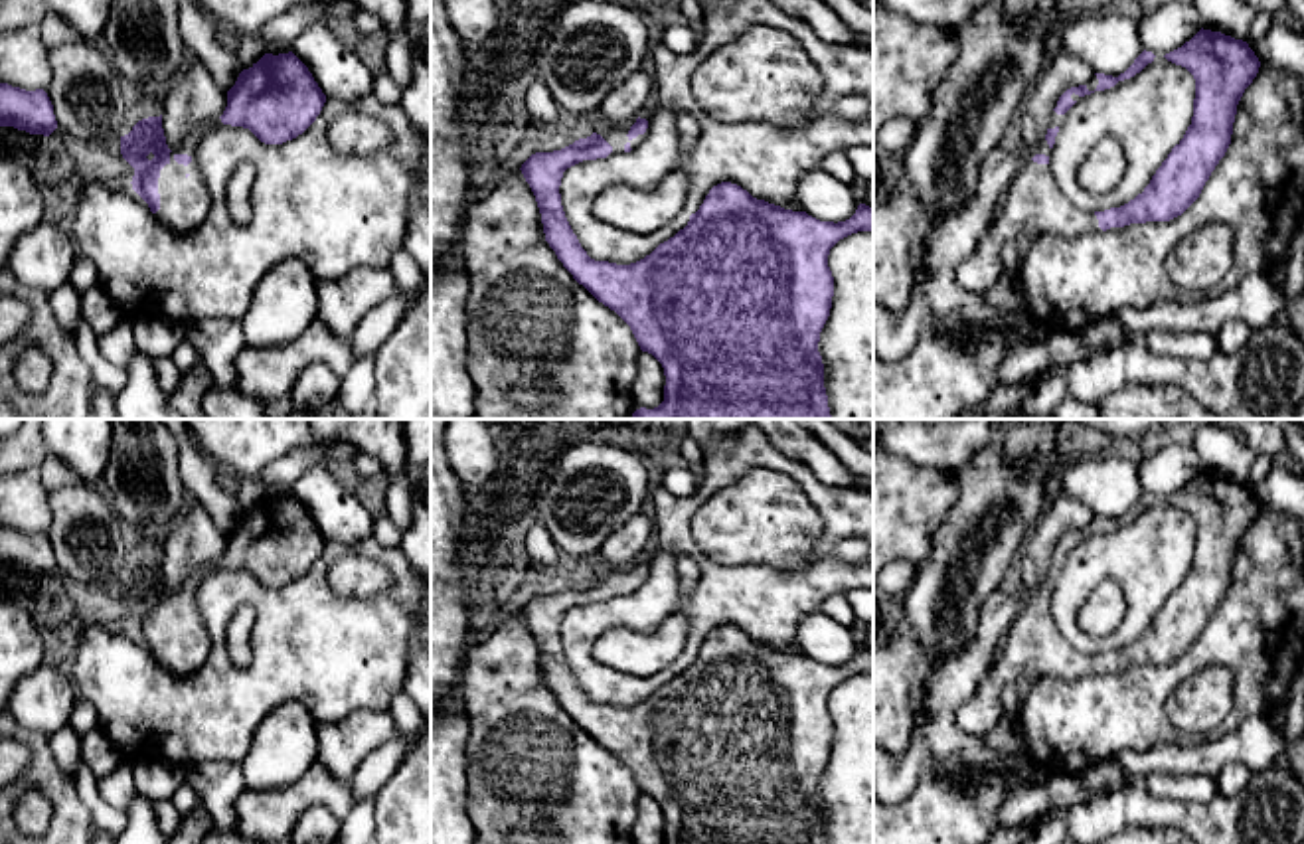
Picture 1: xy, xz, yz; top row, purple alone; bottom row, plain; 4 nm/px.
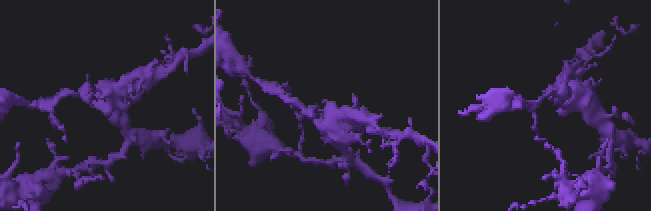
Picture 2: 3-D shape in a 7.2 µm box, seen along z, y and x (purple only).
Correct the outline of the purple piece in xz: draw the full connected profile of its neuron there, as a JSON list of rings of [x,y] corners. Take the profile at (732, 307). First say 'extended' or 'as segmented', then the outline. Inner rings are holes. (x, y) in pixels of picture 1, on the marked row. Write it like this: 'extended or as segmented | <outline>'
extended | [[[648,121],[603,128],[573,144],[535,152],[522,164],[543,223],[545,241],[563,267],[632,330],[642,352],[664,368],[664,401],[630,419],[832,419],[818,352],[830,316],[834,277],[830,249],[857,231],[873,231],[873,210],[859,204],[846,221],[820,221],[753,198],[721,182],[674,237],[630,265],[595,261],[581,247],[561,206],[563,172],[583,160],[630,152]]]

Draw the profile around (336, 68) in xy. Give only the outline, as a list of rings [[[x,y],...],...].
[[[316,20],[290,47],[308,67],[326,99],[354,105],[373,93],[373,71],[360,59],[356,47],[332,34],[328,22]]]

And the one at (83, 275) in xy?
[[[77,255],[73,263],[73,271],[69,277],[69,285],[79,293],[87,293],[97,287],[97,269],[95,263],[83,255]]]

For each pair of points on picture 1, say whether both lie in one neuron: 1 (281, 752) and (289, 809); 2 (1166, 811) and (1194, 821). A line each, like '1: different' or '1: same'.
1: different
2: same

